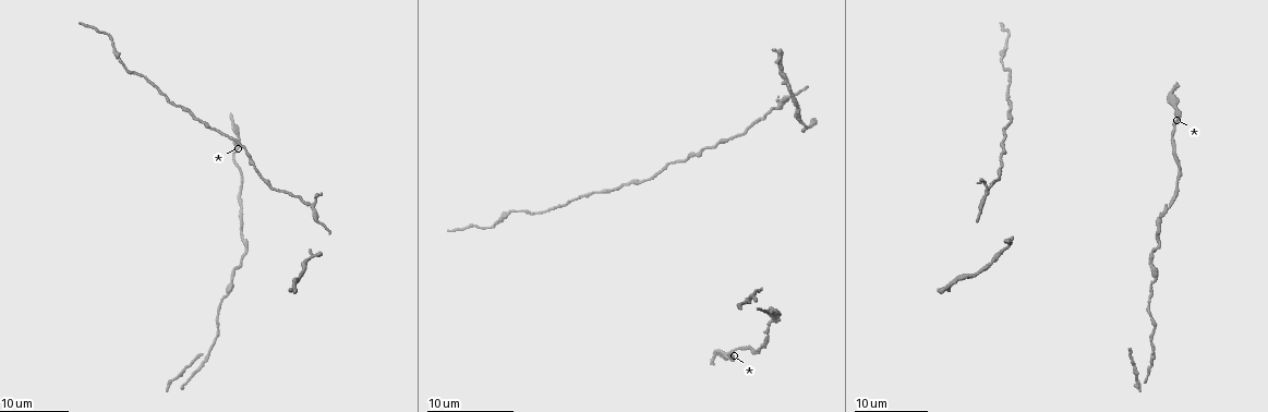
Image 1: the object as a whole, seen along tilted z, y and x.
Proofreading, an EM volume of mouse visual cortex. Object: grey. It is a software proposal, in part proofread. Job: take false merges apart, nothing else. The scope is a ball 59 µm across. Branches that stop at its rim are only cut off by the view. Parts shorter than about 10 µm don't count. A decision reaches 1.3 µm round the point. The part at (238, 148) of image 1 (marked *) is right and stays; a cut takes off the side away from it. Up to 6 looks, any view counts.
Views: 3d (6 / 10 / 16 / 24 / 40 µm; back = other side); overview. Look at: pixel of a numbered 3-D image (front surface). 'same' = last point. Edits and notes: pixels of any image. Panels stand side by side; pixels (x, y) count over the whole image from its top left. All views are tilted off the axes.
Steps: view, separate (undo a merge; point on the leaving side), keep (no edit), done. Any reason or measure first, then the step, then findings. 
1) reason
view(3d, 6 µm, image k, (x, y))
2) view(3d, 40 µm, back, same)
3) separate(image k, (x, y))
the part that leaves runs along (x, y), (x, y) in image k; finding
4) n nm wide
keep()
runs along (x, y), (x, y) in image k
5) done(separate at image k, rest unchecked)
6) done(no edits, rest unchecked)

thick turns thin
view(3d, 16 µm, image 1, (769, 327))

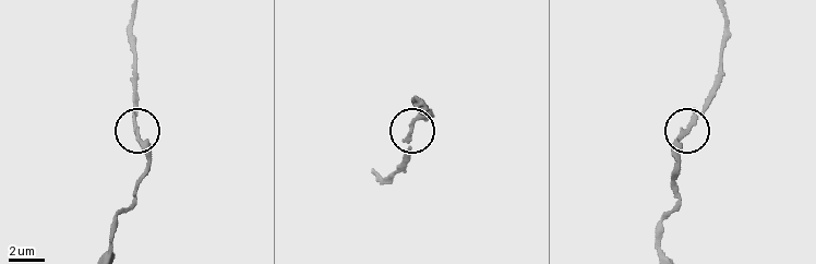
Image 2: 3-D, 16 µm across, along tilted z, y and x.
zoom in
view(3d, 10 µm, image 2, (409, 132))

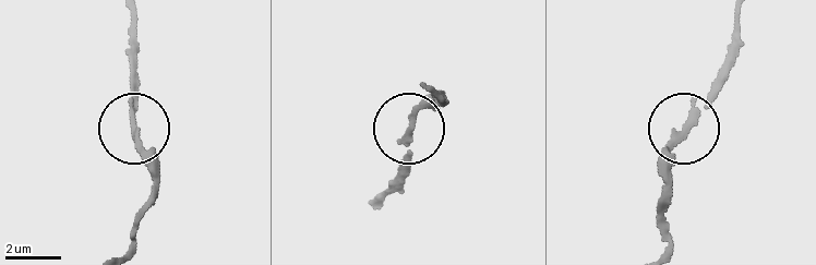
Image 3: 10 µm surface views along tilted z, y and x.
170 nm wide
keep()
runs along (128, 10), (134, 143), (154, 177), (155, 195) in image 3; all the same neuron

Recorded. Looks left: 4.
calibre changes
view(3d, 16 µm, image 1, (260, 174))

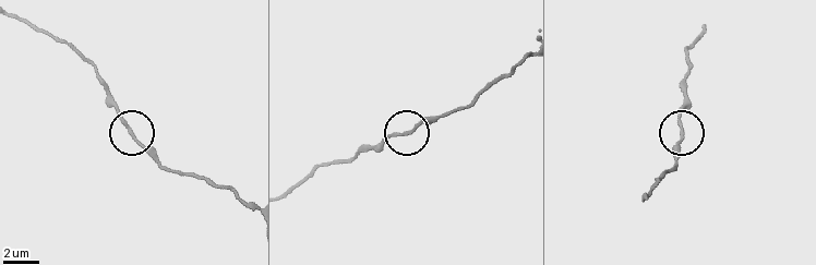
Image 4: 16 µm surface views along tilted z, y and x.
view(3d, 10 µm, image 4, (682, 132))

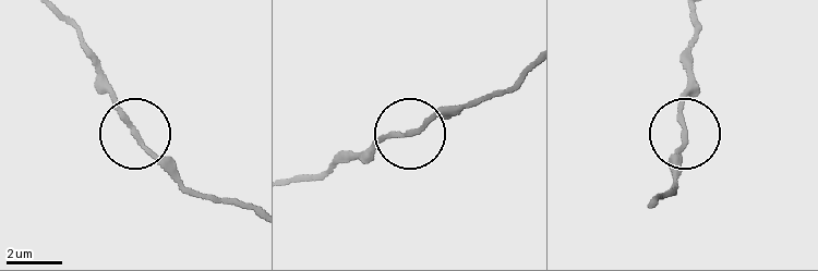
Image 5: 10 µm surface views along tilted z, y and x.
keep()
all the same neuron

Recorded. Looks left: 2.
a narrow waist
view(3d, 16 µm, image 1, (596, 192))

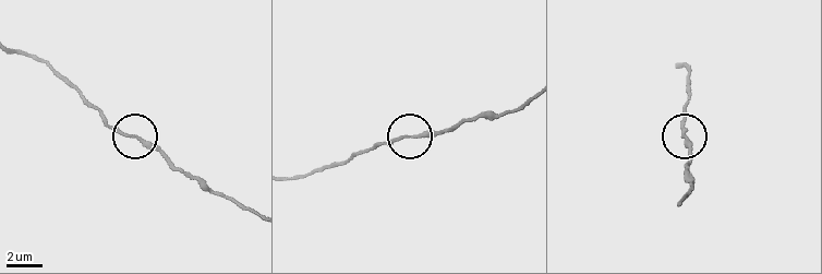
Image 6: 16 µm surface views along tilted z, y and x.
view(3d, 10 µm, image 6, (132, 136))

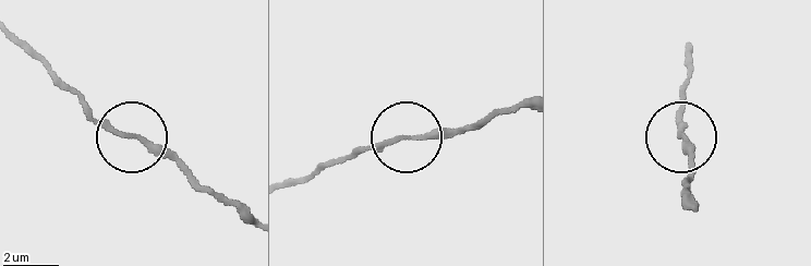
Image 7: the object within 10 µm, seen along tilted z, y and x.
keep()
continuous, no second neuron

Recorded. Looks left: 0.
done(no edits, rest unchecked)

